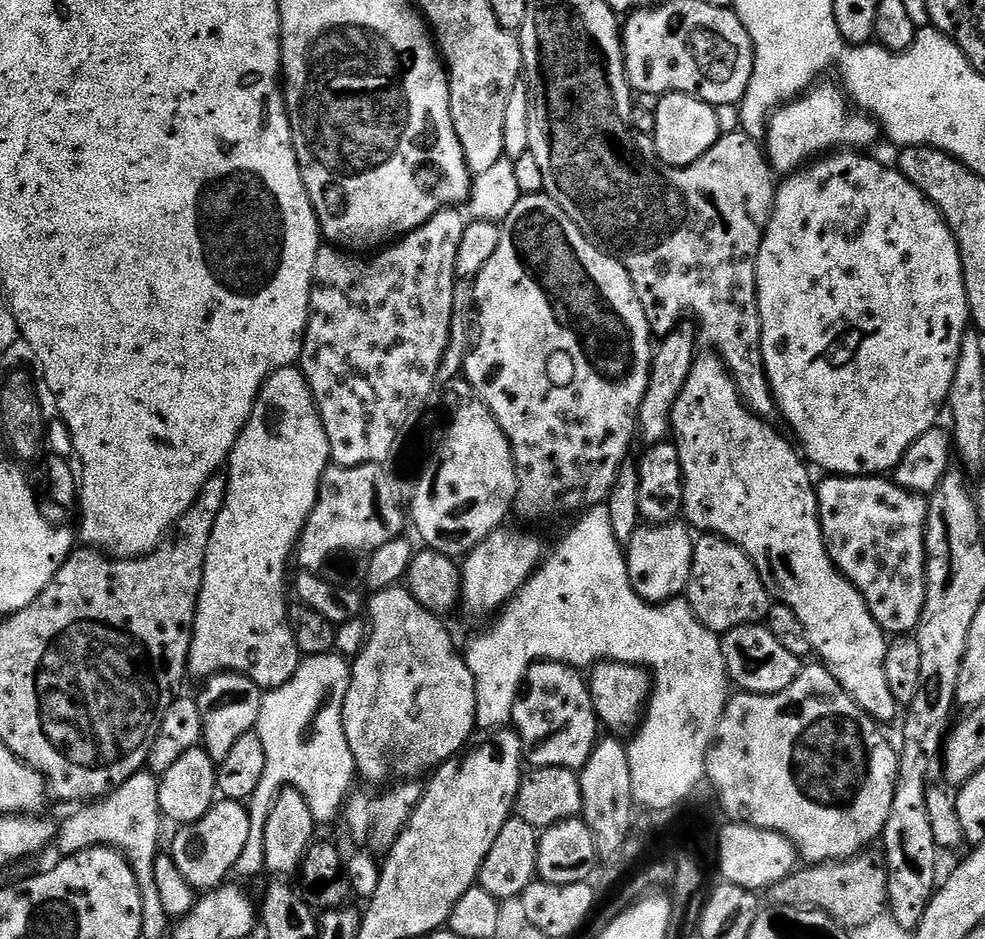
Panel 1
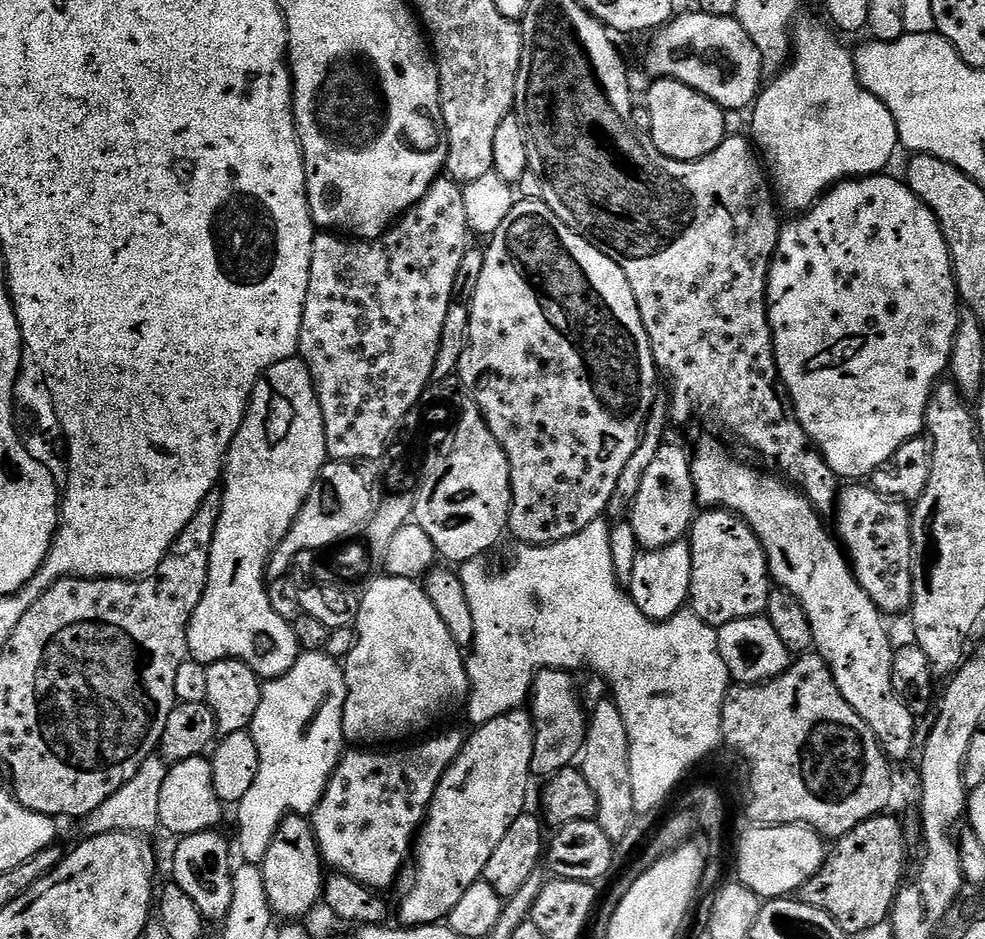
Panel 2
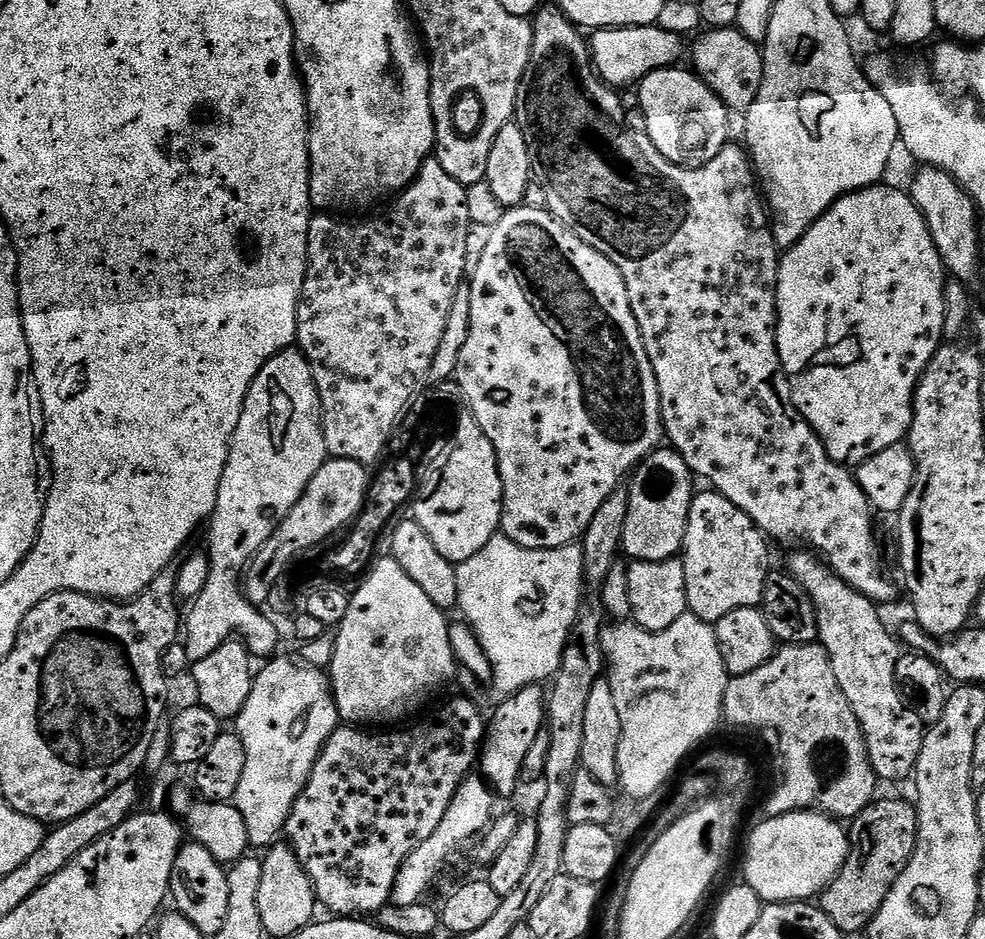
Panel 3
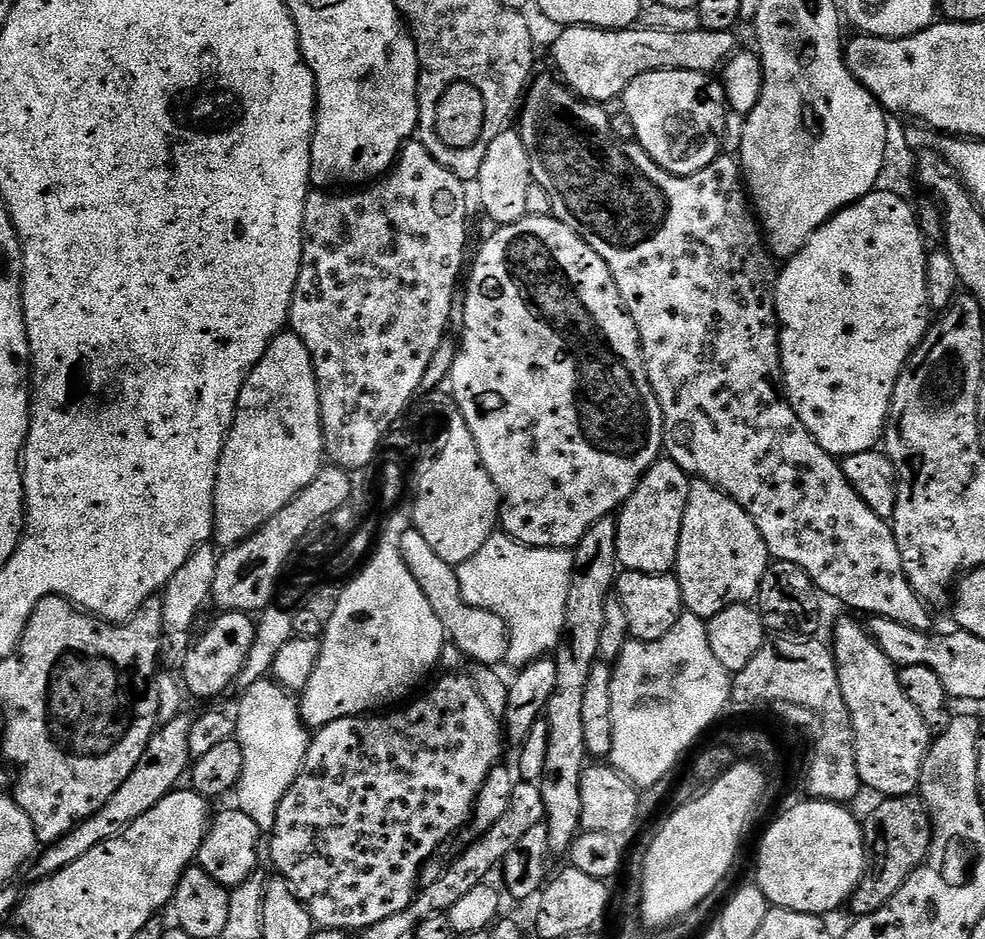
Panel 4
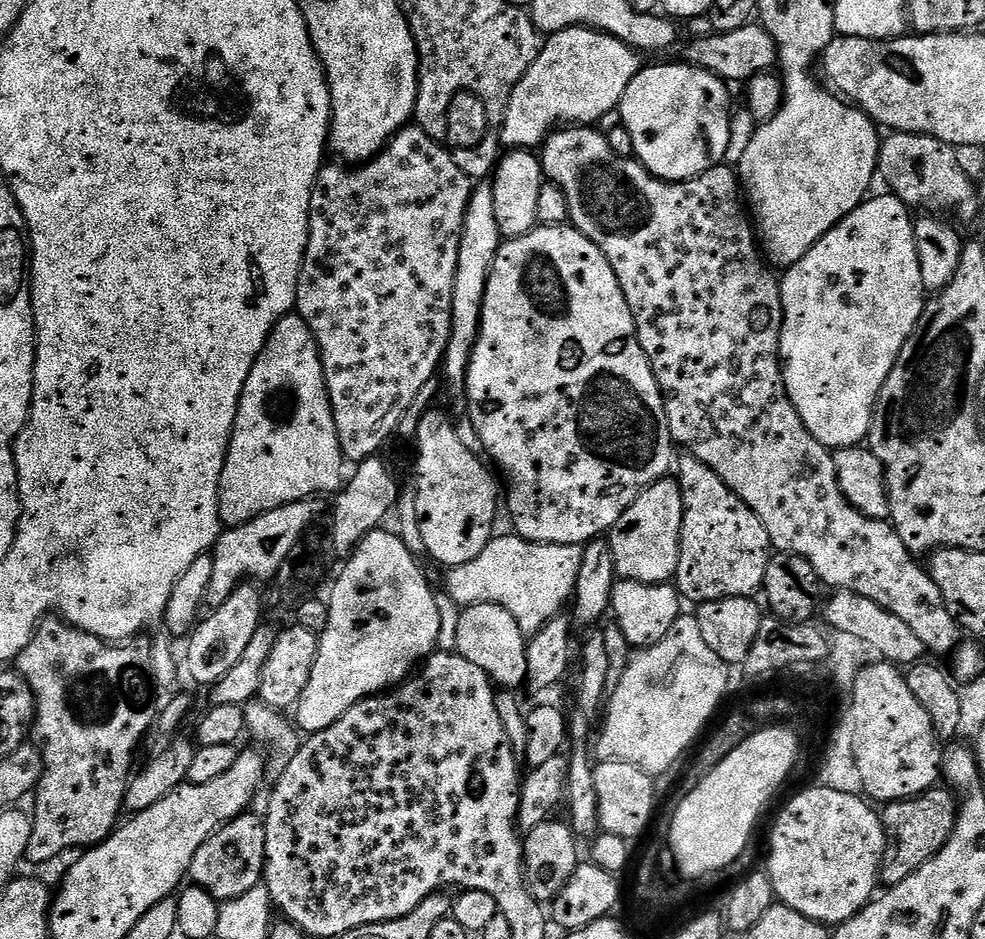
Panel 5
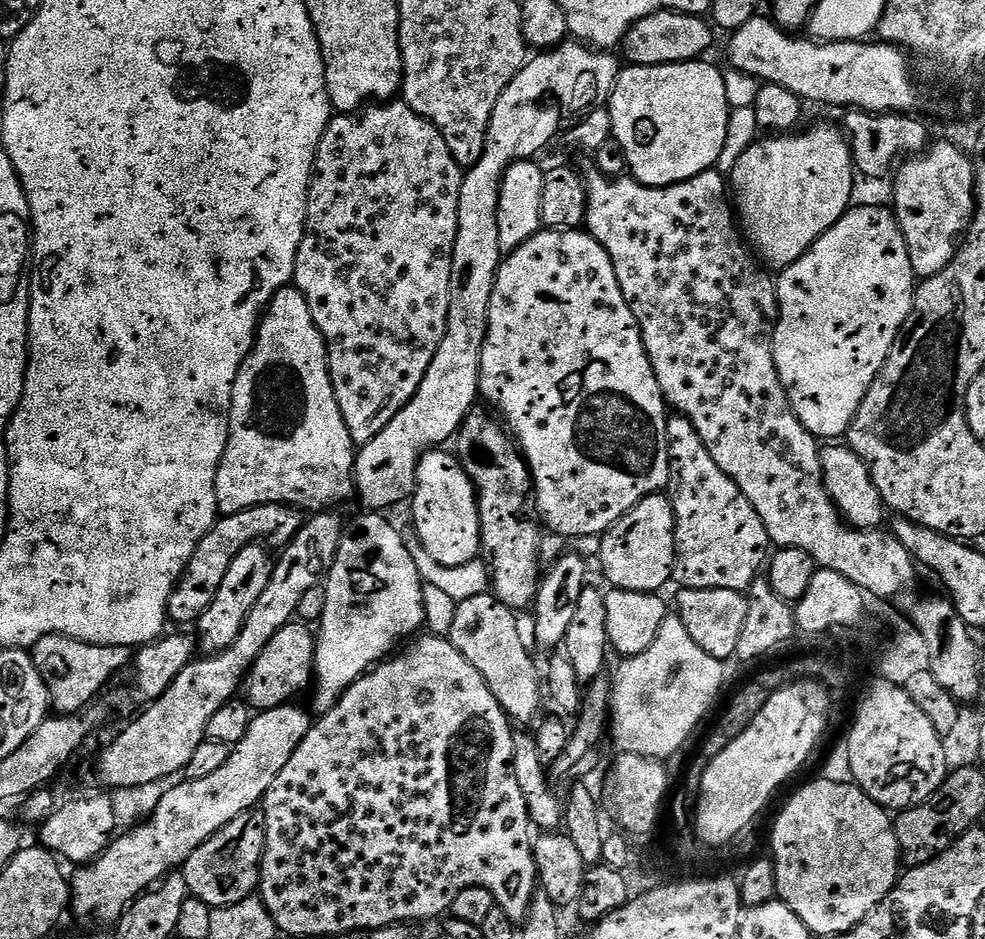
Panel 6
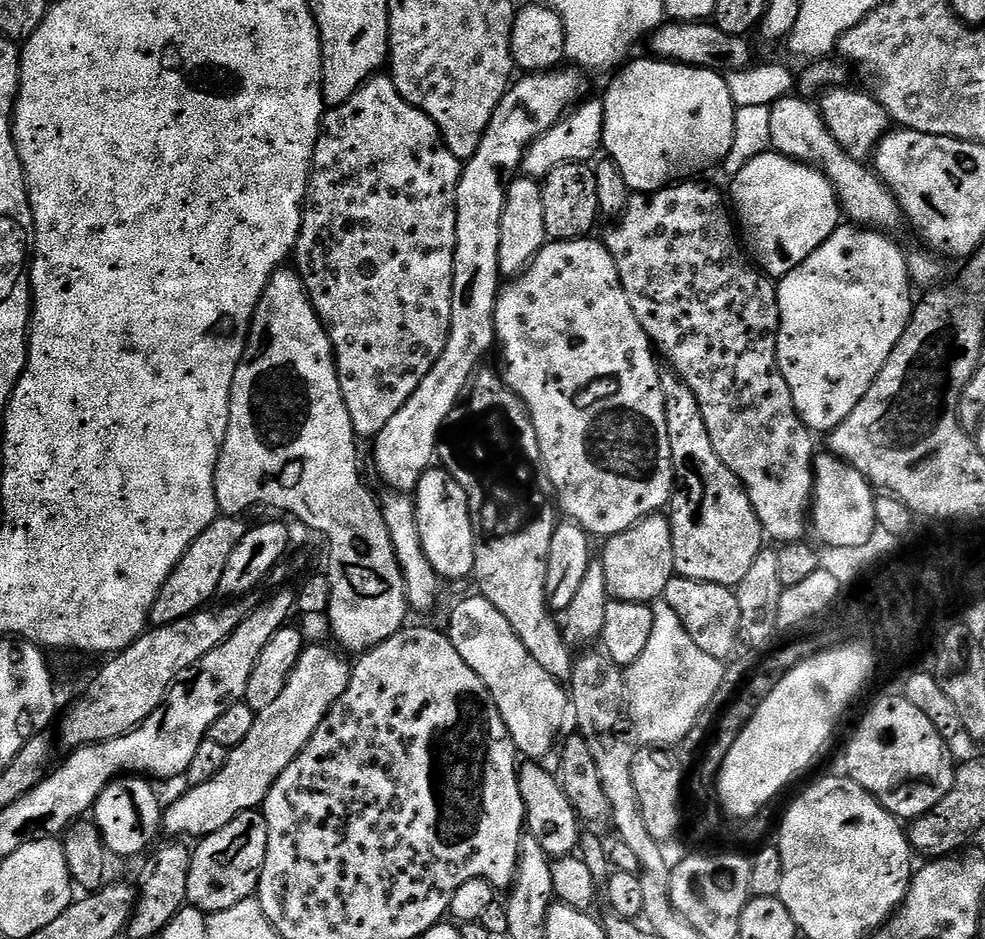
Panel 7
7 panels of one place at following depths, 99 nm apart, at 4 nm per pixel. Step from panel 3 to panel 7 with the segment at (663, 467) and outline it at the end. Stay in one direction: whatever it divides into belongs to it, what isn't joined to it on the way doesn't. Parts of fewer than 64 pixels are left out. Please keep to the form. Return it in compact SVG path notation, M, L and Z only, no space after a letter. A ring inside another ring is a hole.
M657 514L639 520L634 526L630 526L630 530L622 530L622 534L607 537L603 544L602 563L606 570L606 586L611 599L651 605L653 600L663 597L676 570L674 542L667 515Z

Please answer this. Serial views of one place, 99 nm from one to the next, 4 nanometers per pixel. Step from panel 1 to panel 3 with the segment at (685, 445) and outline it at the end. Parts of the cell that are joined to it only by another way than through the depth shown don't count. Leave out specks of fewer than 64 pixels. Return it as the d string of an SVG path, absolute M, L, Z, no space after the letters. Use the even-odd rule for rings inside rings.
M808 550L793 552L796 553L788 560L787 571L791 572L792 577L801 584L812 600L818 618L818 643L828 651L834 678L838 678L838 686L842 686L842 694L846 694L846 702L850 702L858 718L868 747L870 766L881 781L904 780L907 776L909 779L916 770L926 726L918 718L918 714L914 714L914 710L908 708L896 685L896 659L902 654L897 637L893 633L891 636L887 626L880 621L881 609L873 604L870 598L854 590L842 578L838 578L838 574L833 572L819 555Z

